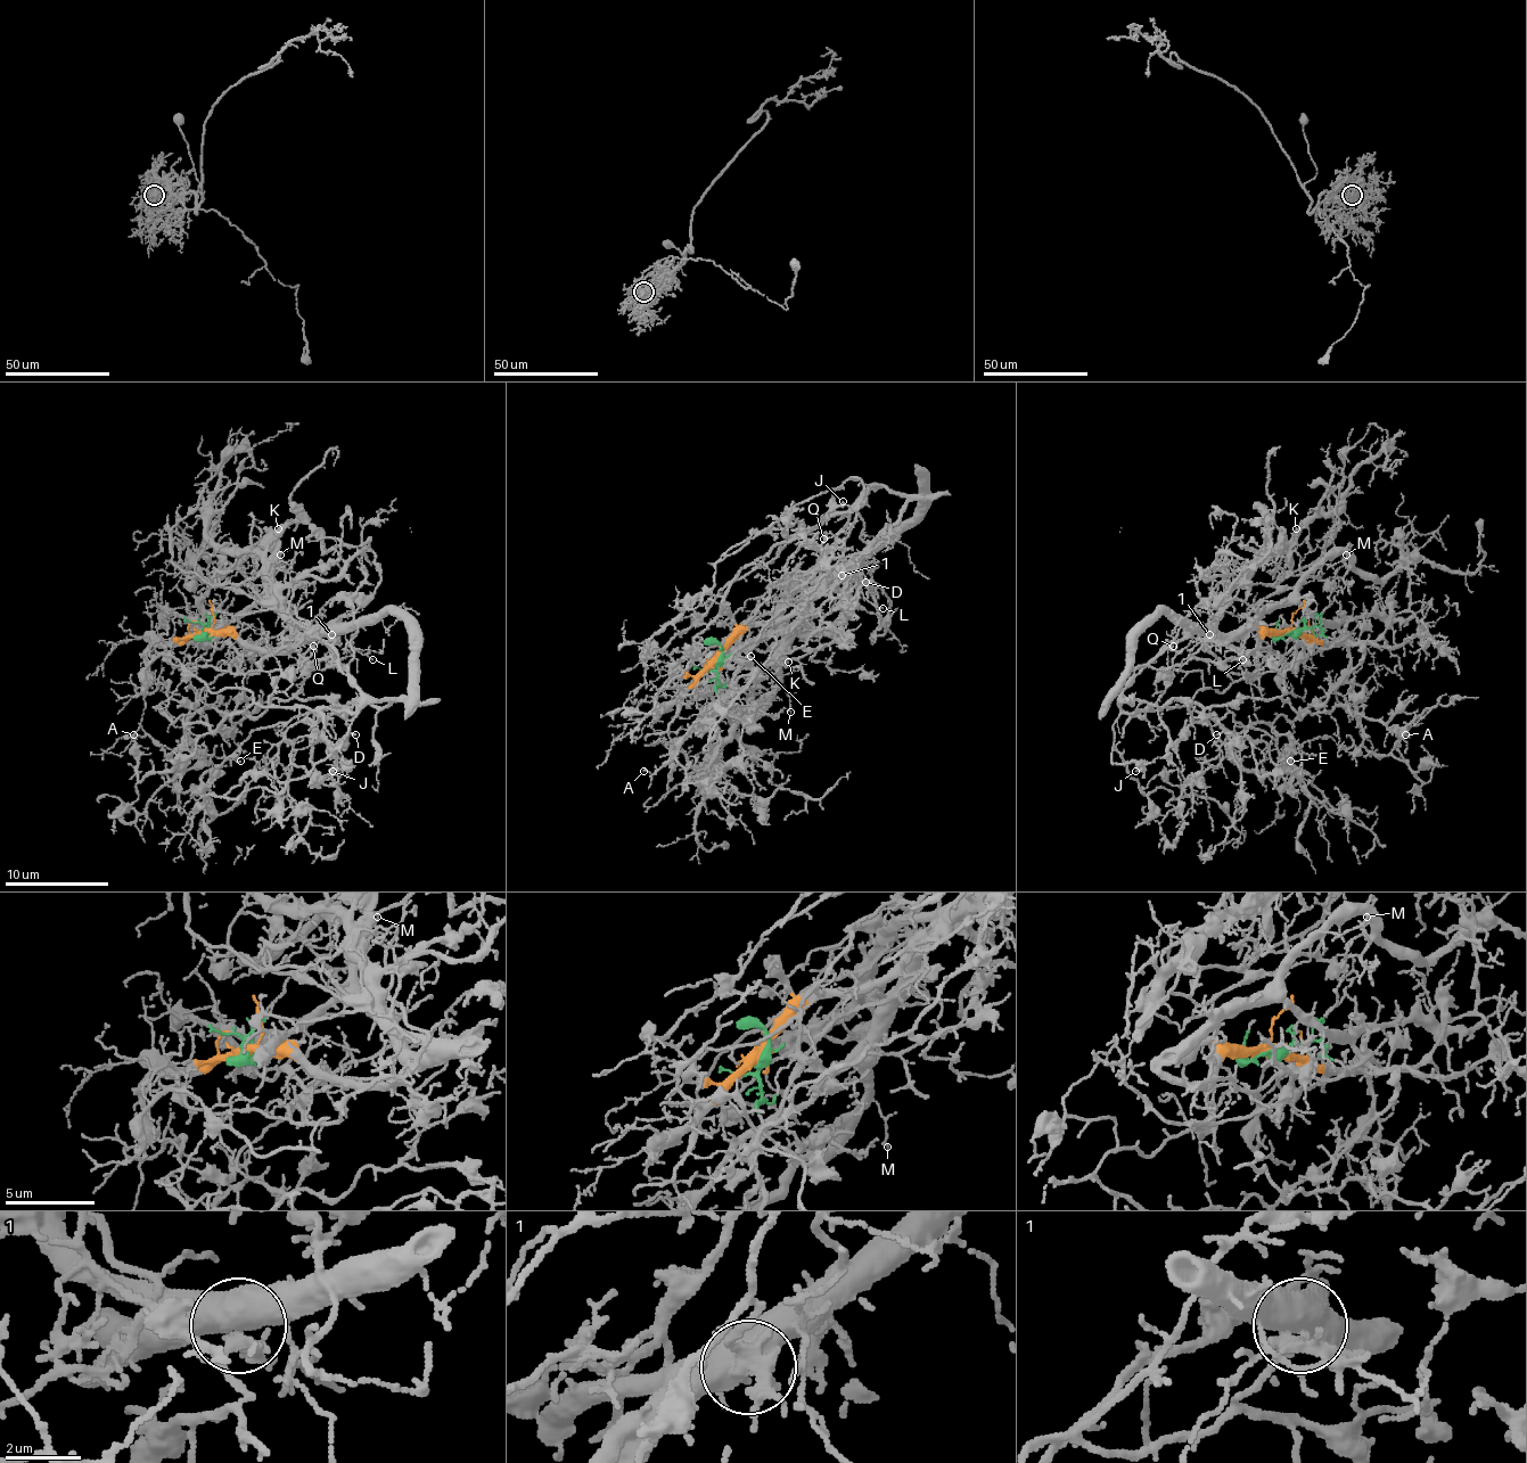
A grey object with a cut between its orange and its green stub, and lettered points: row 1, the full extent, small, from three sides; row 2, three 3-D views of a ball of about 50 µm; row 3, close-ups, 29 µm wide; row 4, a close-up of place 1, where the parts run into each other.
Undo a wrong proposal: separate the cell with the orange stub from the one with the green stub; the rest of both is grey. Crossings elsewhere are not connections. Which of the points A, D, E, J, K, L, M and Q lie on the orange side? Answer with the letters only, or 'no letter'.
K, L, M

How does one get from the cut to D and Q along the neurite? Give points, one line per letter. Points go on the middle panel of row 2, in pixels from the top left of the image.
D: (717, 658), (720, 699), (811, 609), (852, 508), (899, 492), (906, 508), (831, 593), (865, 583)
Q: (717, 658), (720, 699), (744, 658), (811, 609), (870, 487), (754, 567), (795, 536), (823, 539)

